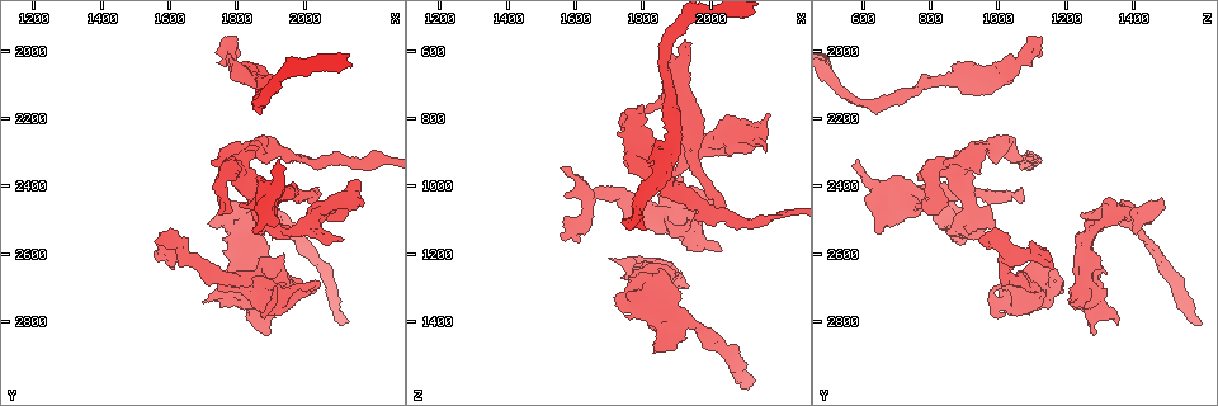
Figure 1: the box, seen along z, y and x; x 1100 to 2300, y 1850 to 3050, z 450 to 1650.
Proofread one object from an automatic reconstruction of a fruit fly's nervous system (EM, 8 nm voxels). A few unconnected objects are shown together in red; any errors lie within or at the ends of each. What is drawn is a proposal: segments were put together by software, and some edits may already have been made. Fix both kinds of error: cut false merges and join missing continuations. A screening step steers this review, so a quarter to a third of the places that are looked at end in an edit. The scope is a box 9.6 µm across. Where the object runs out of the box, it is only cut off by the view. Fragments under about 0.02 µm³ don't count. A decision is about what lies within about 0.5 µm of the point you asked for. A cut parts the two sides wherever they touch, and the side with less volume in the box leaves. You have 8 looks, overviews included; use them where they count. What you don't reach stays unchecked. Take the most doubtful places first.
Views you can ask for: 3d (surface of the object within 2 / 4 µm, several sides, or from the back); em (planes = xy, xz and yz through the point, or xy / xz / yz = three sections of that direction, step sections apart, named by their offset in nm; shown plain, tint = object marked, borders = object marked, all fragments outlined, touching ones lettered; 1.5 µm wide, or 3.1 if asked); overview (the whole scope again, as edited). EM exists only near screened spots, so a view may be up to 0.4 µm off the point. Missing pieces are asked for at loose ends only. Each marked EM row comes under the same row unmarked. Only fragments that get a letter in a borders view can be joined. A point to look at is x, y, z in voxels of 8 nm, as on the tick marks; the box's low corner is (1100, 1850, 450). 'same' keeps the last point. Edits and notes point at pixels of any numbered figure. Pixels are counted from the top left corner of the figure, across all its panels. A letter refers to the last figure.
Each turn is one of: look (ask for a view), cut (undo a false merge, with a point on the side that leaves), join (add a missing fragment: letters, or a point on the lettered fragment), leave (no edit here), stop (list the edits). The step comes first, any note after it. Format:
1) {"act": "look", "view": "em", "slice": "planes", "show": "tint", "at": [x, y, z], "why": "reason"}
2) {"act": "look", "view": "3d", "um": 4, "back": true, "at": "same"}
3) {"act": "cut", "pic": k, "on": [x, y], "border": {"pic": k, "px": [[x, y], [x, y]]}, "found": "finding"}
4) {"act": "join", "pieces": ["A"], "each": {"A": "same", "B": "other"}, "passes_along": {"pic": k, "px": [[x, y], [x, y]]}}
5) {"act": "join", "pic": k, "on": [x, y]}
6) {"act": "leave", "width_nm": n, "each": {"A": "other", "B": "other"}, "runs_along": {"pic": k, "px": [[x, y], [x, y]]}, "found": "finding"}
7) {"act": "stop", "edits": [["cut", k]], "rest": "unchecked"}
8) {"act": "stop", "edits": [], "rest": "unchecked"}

{"act": "look", "view": "3d", "um": 2, "at": [1760, 1960, 1140], "why": "free end"}

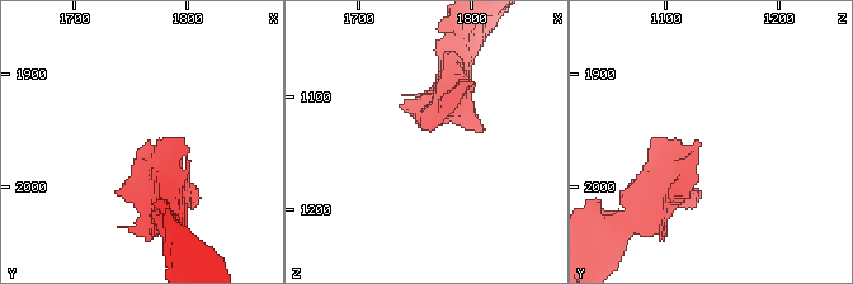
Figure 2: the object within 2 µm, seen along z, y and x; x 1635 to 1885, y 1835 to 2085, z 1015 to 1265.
{"act": "look", "view": "em", "slice": "planes", "show": "borders", "at": [1764, 1962, 1132]}

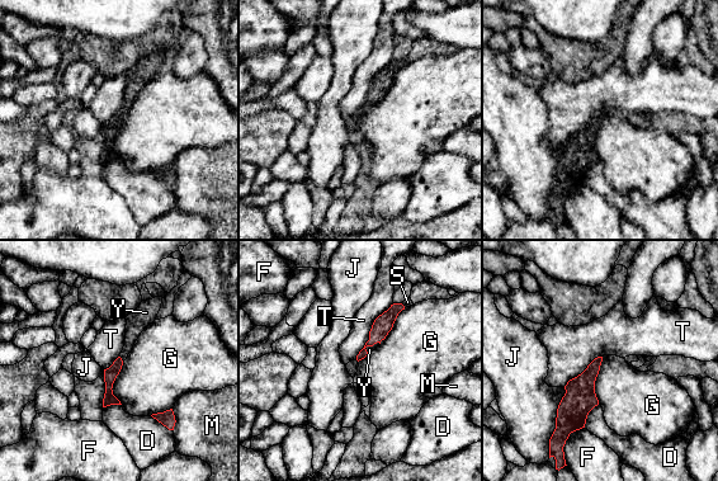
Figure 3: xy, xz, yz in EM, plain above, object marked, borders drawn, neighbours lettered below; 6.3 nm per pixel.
{"act": "join", "pieces": ["Y"], "each": {"D": "other", "F": "other", "G": "other", "J": "other", "M": "other", "S": "other", "T": "other", "Y": "same"}, "passes_along": {"pic": 3, "px": [[110, 373], [121, 358], [136, 322]]}, "found": "it goes on there"}

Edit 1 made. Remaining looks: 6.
{"act": "look", "view": "overview"}

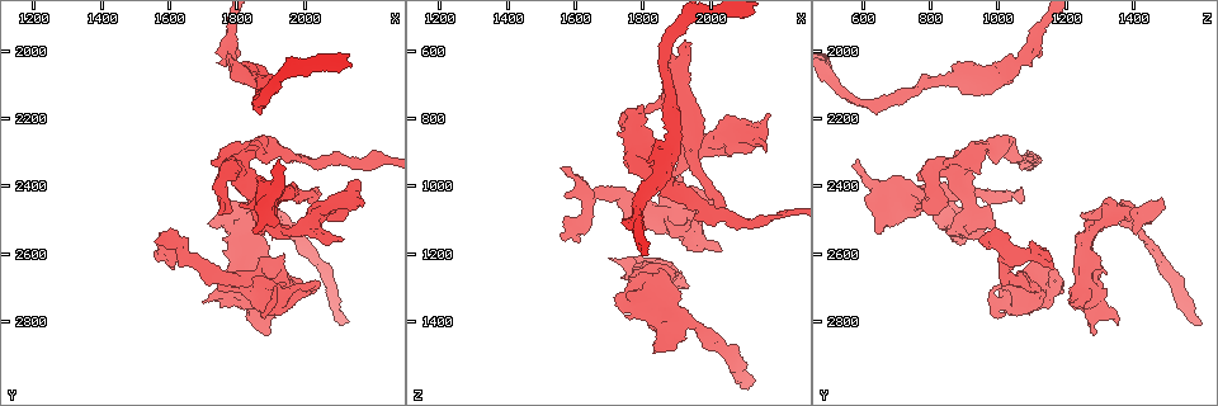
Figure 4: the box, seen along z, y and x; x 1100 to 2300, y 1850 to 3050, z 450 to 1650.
{"act": "look", "view": "em", "slice": "yz", "step": 8, "show": "tint", "at": [2170, 2380, 880], "why": "thick end"}

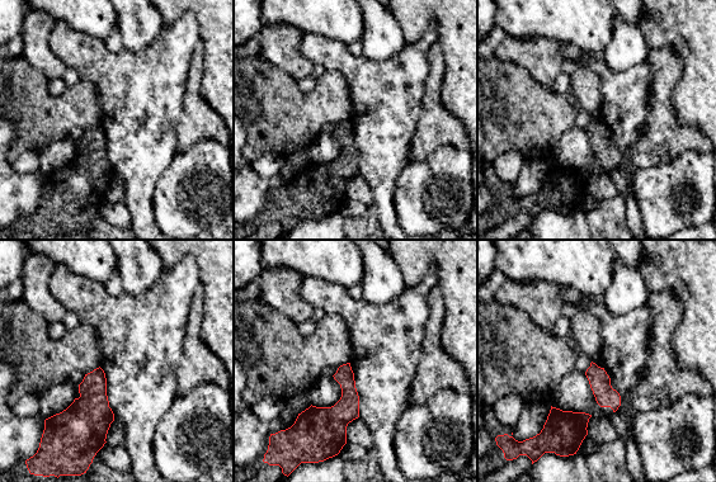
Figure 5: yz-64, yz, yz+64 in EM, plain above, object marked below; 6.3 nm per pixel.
{"act": "look", "view": "em", "slice": "xy", "step": 8, "show": "borders", "at": "same", "why": "cut it another way"}

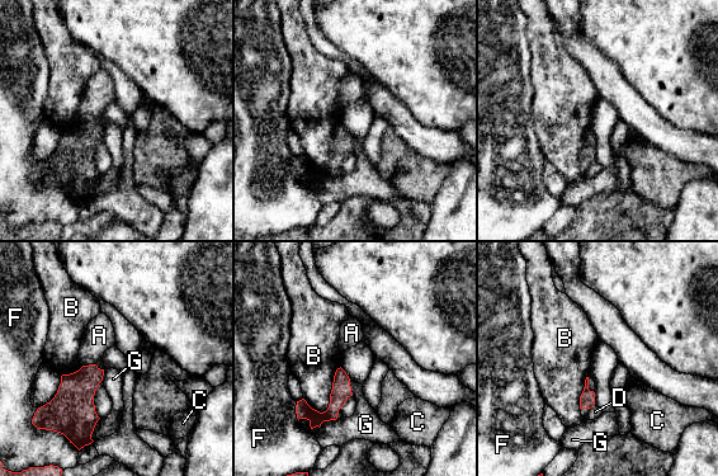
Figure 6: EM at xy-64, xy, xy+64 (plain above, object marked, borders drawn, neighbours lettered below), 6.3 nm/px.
{"act": "leave", "each": {"A": "other", "B": "other", "C": "other", "D": "other", "F": "other", "G": "other"}, "found": "none of them fits"}

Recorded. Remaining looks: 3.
{"act": "look", "view": "em", "slice": "yz", "step": 8, "show": "borders", "at": [1930, 2330, 590], "why": "branch stops here"}

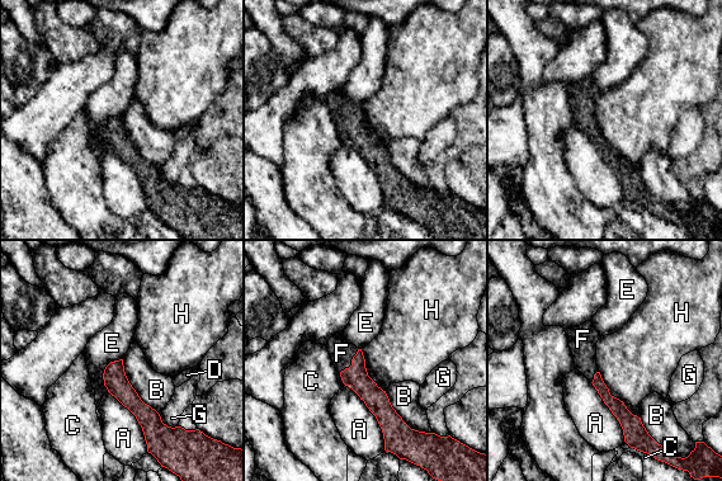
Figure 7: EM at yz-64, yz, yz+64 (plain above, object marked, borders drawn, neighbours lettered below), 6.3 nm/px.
{"act": "look", "view": "em", "slice": "xy", "step": 4, "show": "borders", "at": "same"}

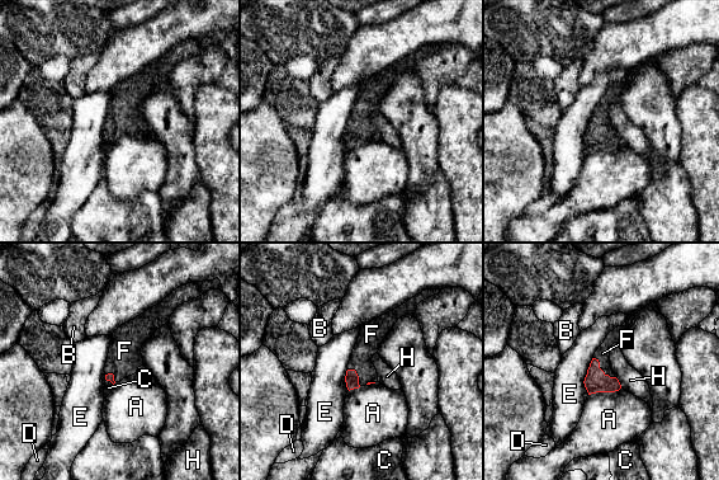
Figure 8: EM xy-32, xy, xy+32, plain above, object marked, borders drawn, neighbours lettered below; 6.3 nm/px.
{"act": "join", "pieces": ["F"], "each": {"A": "other", "B": "other", "C": "other", "D": "other", "E": "other", "F": "same", "H": "other"}, "passes_along": {"pic": 8, "px": [[596, 381], [601, 370], [602, 353]]}, "found": "it goes on there"}

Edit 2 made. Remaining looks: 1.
{"act": "stop", "edits": [["join", 3], ["join", 8]], "rest": "unchecked"}

